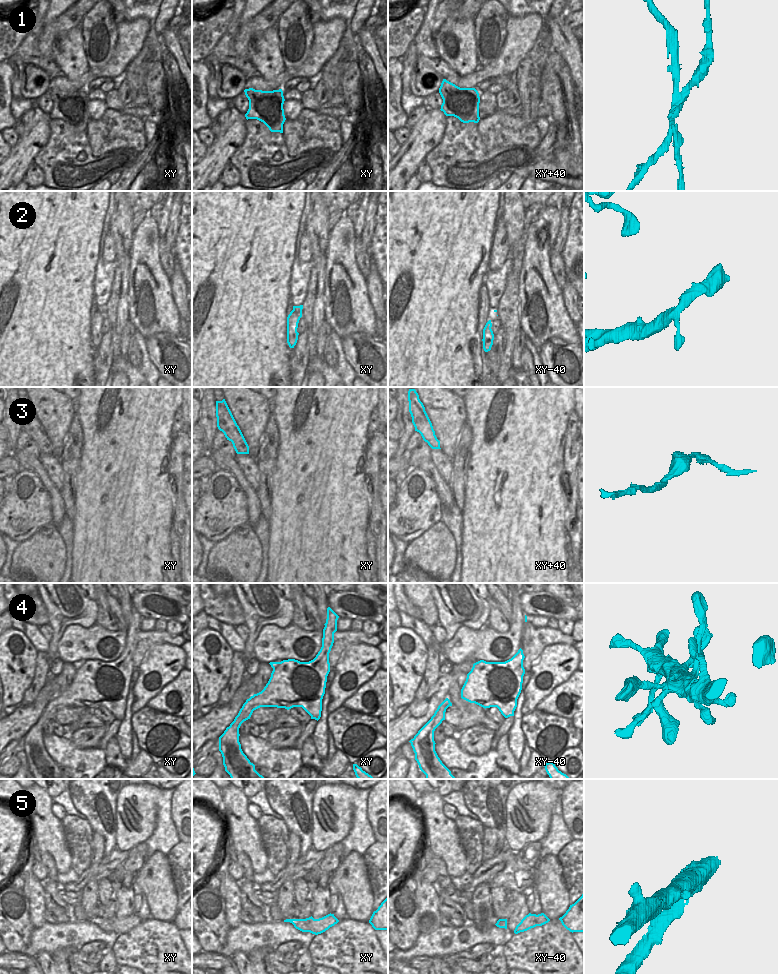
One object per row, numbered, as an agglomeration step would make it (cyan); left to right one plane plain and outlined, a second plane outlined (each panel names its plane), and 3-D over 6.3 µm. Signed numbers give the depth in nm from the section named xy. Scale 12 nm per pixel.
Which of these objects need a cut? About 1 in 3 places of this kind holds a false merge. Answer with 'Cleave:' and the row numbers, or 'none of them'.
Cleave: 1

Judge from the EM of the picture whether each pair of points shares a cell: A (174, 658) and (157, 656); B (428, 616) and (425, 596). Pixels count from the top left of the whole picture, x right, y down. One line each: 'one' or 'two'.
A: one
B: one

